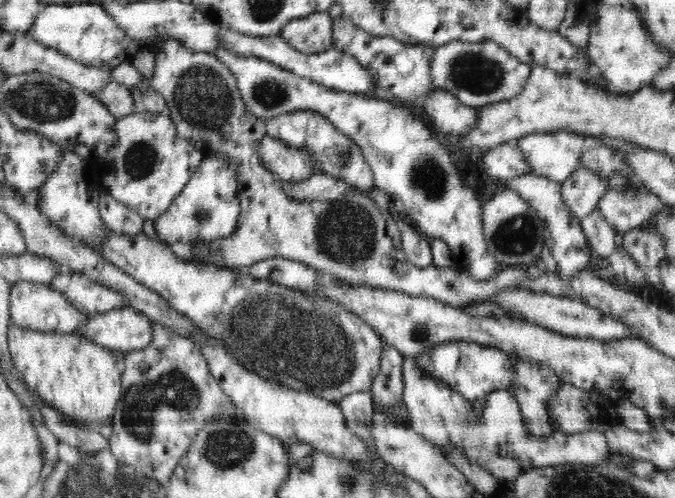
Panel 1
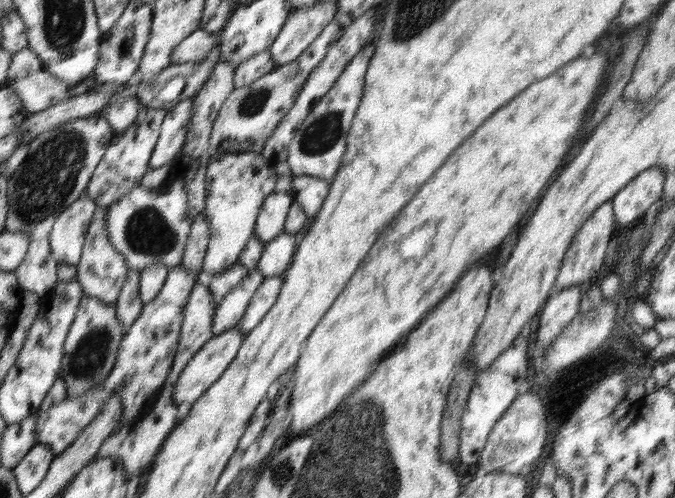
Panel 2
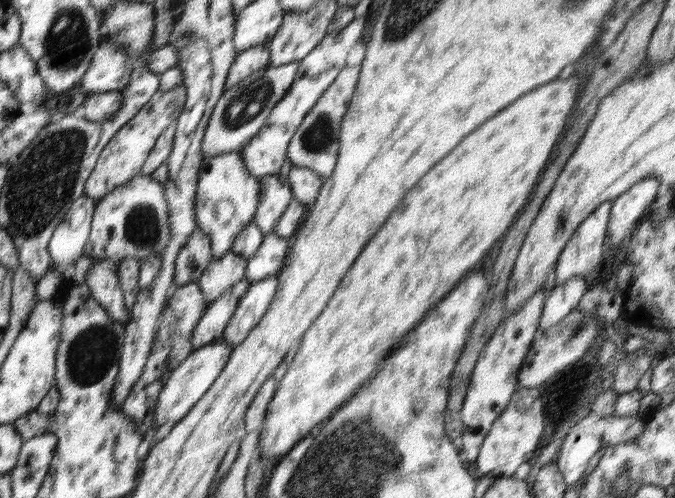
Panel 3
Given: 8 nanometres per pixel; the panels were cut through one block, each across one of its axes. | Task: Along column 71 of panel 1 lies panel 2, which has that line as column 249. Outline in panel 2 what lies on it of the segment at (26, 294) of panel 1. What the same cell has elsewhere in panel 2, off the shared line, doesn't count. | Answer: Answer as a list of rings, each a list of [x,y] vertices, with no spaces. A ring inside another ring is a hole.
[[[265,277],[264,281],[258,285],[252,299],[242,315],[241,322],[238,324],[244,334],[248,334],[261,320],[262,317],[272,308],[276,302],[280,289],[282,288],[283,277]]]

